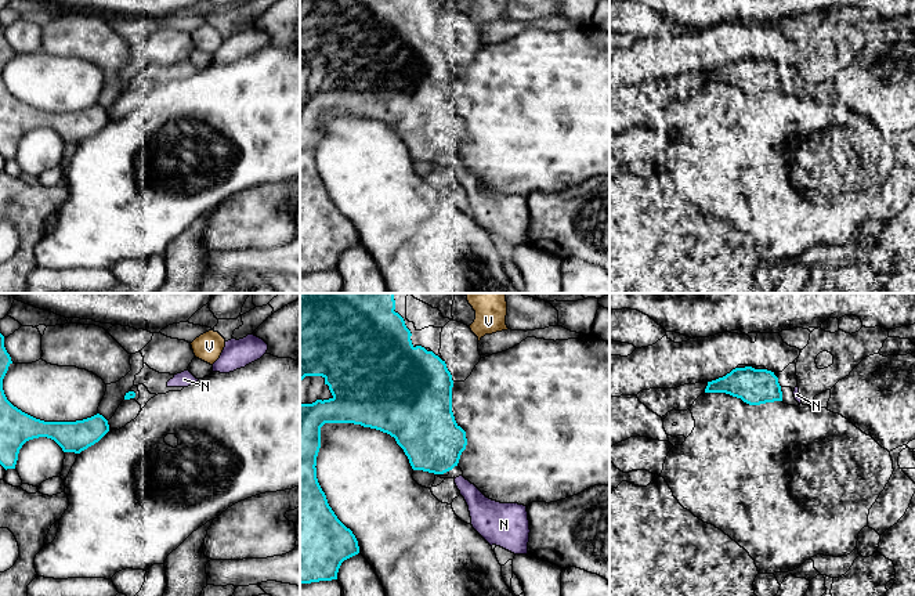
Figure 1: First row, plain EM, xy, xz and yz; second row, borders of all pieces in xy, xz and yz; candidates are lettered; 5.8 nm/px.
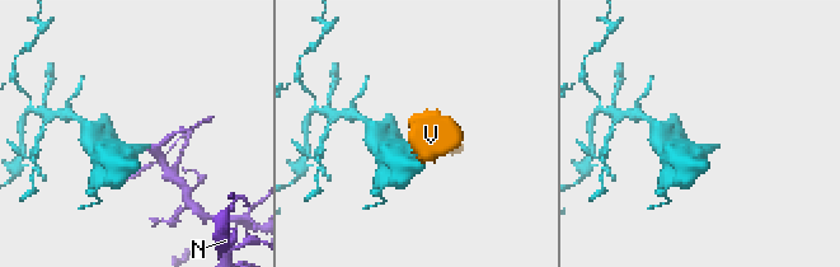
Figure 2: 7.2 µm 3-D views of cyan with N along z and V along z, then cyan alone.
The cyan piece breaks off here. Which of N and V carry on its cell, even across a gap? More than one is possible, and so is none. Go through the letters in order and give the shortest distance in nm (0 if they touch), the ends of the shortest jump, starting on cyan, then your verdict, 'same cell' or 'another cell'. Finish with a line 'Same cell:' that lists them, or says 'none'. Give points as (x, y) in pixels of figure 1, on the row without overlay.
N: gap 60 nm; span xz (451, 159), (456, 168); same cell
V: gap 240 nm; span xz (444, 51), (478, 31); another cell
Same cell: N

